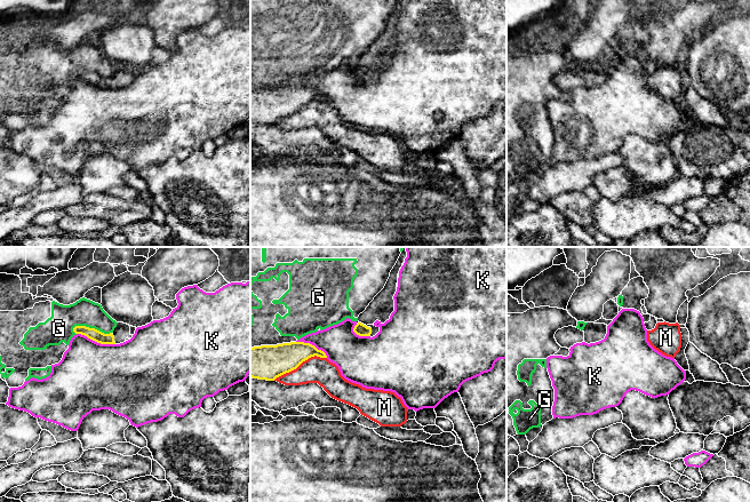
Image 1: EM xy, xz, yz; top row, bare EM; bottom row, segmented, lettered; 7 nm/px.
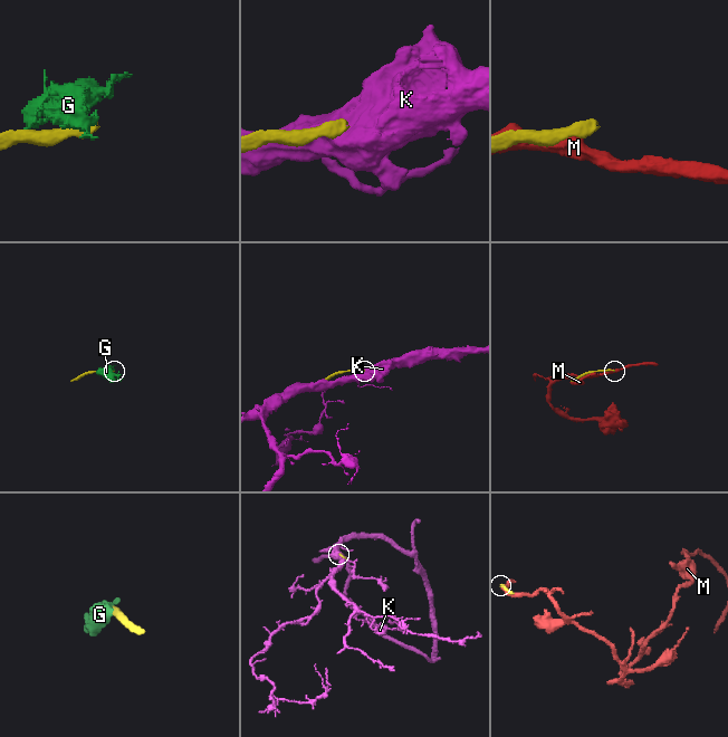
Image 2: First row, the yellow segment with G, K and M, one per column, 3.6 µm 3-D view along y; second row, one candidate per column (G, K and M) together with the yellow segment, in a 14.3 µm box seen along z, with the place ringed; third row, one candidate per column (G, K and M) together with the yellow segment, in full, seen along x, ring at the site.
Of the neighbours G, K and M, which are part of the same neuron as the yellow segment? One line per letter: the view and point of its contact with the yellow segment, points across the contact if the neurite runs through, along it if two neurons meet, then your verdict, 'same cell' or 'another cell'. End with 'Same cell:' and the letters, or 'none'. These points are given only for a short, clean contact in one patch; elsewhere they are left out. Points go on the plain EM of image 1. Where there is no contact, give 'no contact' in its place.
G: meets yellow in xy at (92, 72); another cell
K: meets yellow in xy at (96, 85); another cell
M: meets yellow in xz at (300, 108); another cell
Same cell: none

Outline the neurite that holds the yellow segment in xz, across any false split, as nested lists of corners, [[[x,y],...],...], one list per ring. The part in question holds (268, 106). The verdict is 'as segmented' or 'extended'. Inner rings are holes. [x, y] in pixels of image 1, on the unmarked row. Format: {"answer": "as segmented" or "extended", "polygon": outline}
{"answer": "as segmented", "polygon": [[[304,86],[250,91],[250,121],[274,125],[314,99],[327,102],[324,95]]]}

